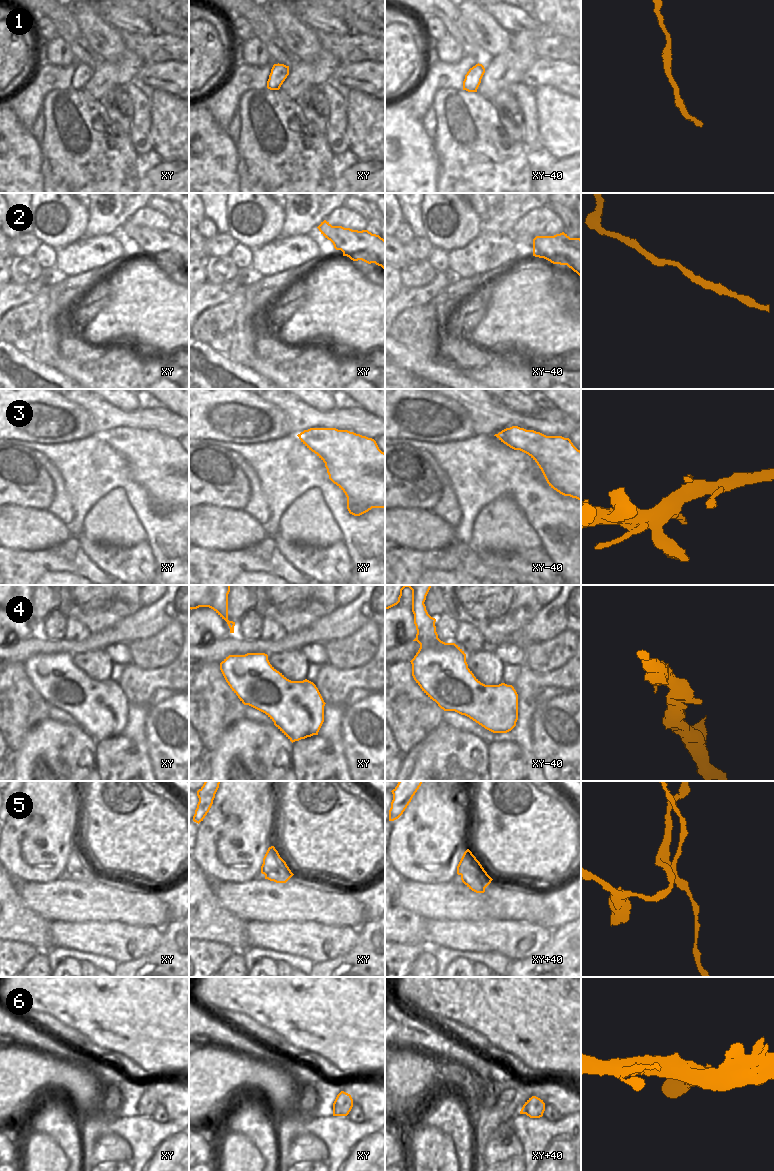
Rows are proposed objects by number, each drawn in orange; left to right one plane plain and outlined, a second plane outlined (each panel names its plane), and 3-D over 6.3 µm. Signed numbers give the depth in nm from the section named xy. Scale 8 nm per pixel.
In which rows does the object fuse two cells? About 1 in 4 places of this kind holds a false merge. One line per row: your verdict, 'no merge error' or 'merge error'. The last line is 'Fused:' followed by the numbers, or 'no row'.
1: no merge error
2: no merge error
3: no merge error
4: no merge error
5: merge error
6: no merge error
Fused: 5

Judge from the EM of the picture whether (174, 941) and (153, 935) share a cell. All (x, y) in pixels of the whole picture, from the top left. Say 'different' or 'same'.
different

